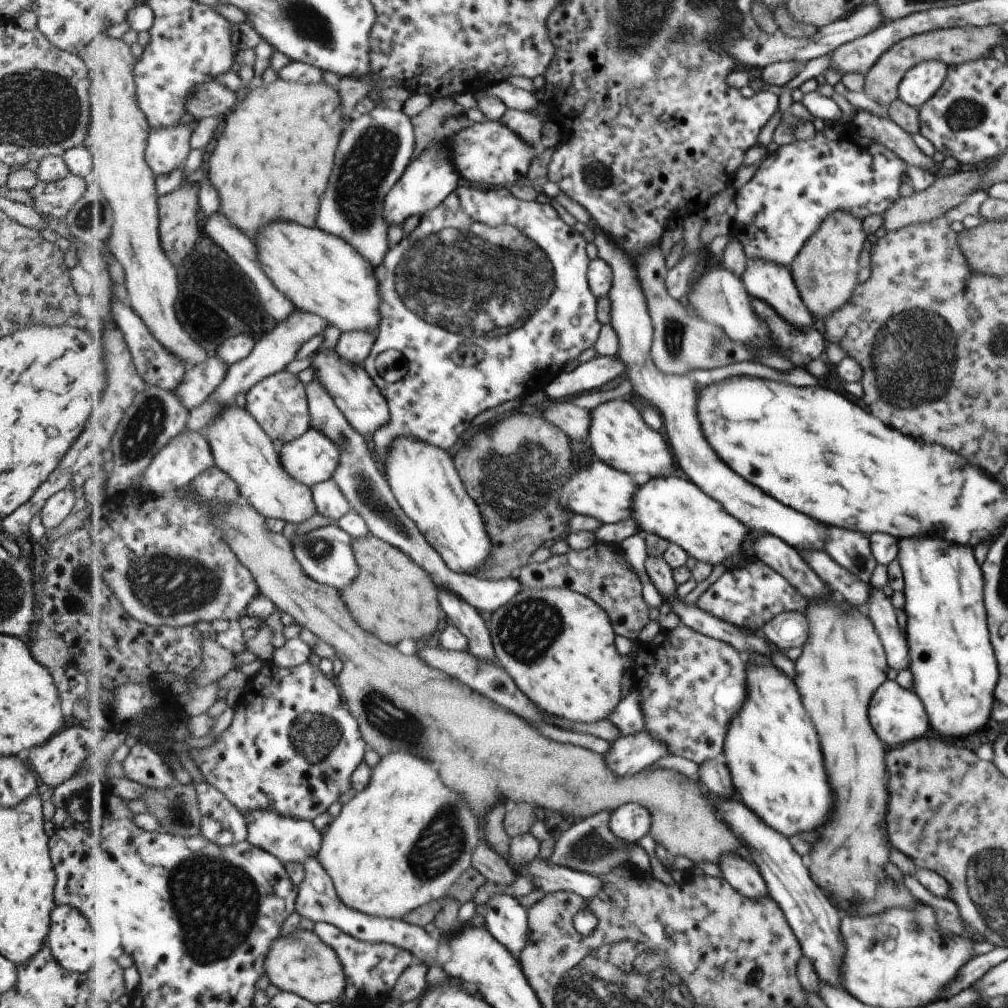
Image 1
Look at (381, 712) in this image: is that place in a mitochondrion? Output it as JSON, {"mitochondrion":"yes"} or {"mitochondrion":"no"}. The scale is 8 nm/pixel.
{"mitochondrion":"yes"}

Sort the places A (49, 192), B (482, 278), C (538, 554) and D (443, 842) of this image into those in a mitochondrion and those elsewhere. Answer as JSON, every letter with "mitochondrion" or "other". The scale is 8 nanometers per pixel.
{"A":"other","B":"mitochondrion","C":"other","D":"mitochondrion"}

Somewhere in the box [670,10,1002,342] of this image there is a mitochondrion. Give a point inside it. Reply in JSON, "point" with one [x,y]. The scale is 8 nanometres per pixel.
{"point":[963,114]}

